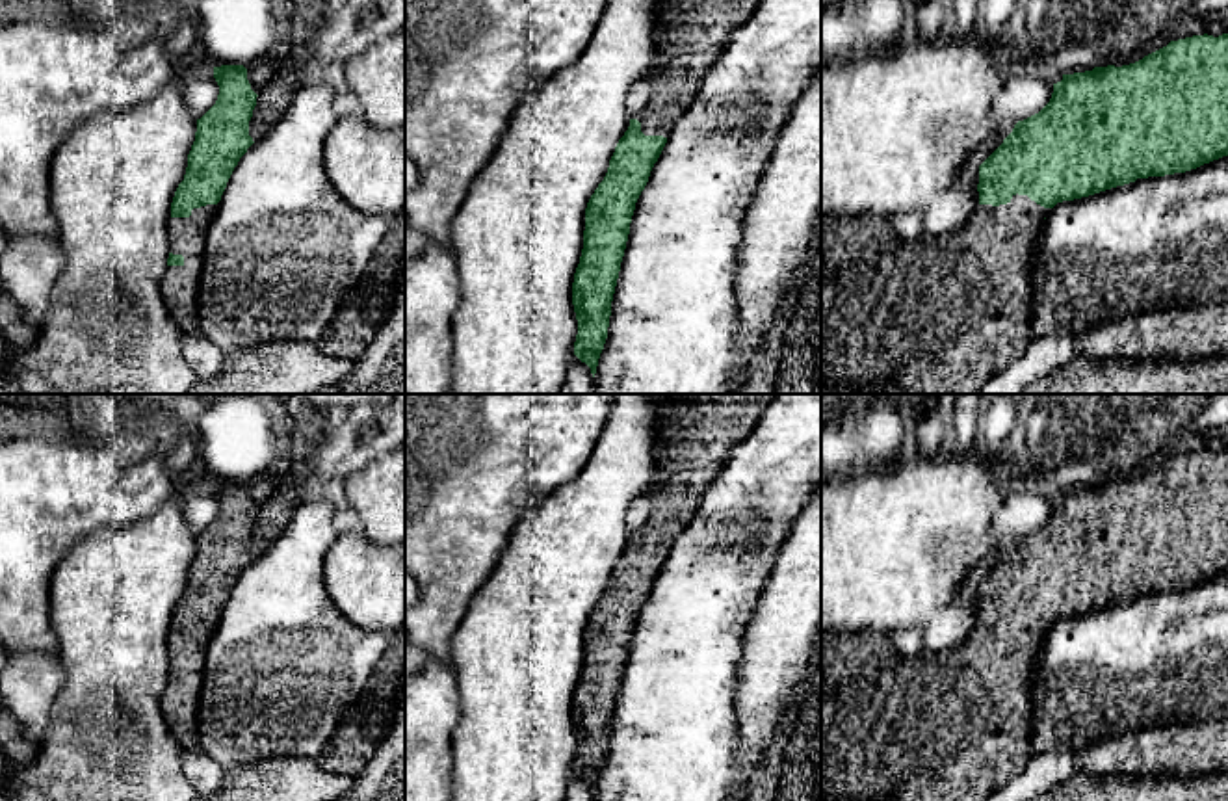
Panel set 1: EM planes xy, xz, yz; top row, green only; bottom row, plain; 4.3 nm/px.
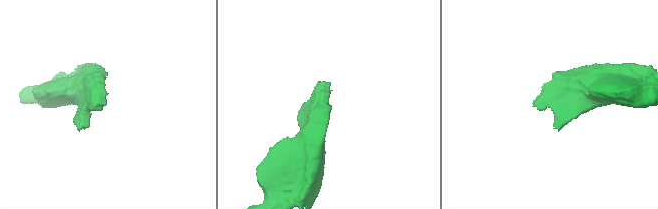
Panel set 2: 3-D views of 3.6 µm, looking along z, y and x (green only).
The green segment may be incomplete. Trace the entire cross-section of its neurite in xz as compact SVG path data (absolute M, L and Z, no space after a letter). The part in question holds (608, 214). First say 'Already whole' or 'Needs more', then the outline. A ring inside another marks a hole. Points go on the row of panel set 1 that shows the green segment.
Needs more. M660 0L648 104L632 115L607 173L585 208L583 249L572 282L574 355L594 377L611 316L635 203L676 121L760 0Z

